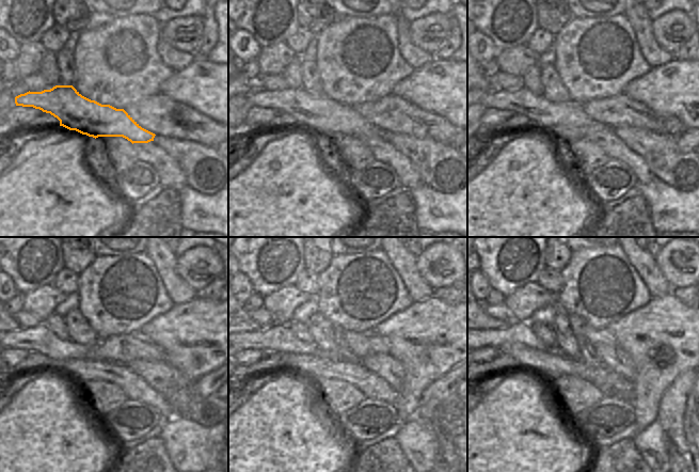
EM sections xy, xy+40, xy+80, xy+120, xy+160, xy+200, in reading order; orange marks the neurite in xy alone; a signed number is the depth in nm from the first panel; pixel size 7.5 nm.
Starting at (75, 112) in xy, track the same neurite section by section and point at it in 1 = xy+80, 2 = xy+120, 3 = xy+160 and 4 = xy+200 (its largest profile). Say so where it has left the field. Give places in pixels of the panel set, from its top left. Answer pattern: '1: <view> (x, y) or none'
1: xy+80 (540, 111)
2: xy+120 (40, 339)
3: xy+160 (280, 339)
4: xy+200 (518, 332)

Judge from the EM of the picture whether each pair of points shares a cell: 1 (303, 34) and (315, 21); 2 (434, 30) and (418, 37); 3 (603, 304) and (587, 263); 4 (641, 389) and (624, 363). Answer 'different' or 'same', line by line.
1: different
2: same
3: same
4: different

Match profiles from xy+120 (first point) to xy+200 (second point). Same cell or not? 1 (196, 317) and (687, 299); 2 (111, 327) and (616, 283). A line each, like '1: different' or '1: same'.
1: different
2: same

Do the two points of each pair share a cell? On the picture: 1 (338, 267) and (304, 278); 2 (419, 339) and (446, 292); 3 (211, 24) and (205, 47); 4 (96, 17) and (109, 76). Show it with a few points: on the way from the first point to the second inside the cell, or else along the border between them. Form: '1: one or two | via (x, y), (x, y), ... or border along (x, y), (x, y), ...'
1: two | border along (317, 273), (318, 294)
2: two | border along (433, 296), (447, 302), (456, 303)
3: one | via (210, 29), (210, 42)
4: two | border along (115, 17), (100, 27), (85, 30)

